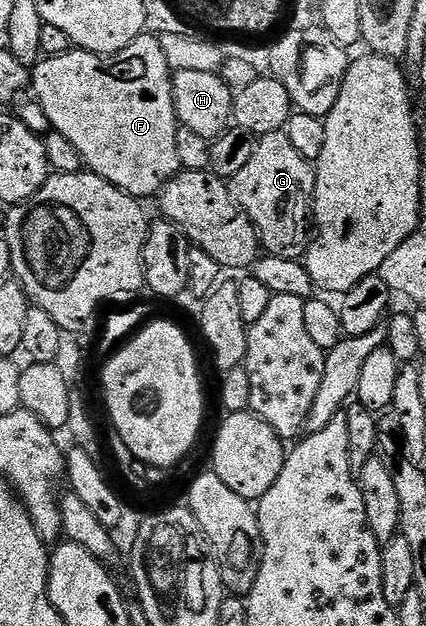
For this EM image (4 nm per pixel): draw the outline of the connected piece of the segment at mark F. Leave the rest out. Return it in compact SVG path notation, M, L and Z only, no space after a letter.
M144 33L139 38L134 39L125 49L121 49L112 55L98 55L92 51L82 49L72 49L64 55L53 55L40 58L39 62L33 67L33 92L39 98L39 103L43 106L43 111L47 114L47 119L51 122L50 126L56 131L60 131L65 137L73 141L73 145L82 156L86 170L100 175L105 181L109 181L114 187L119 187L126 191L128 195L144 197L162 192L168 179L179 174L179 153L177 151L177 133L181 126L179 117L175 113L175 85L173 82L173 72L167 63L167 58L163 52L163 44L154 34Z

